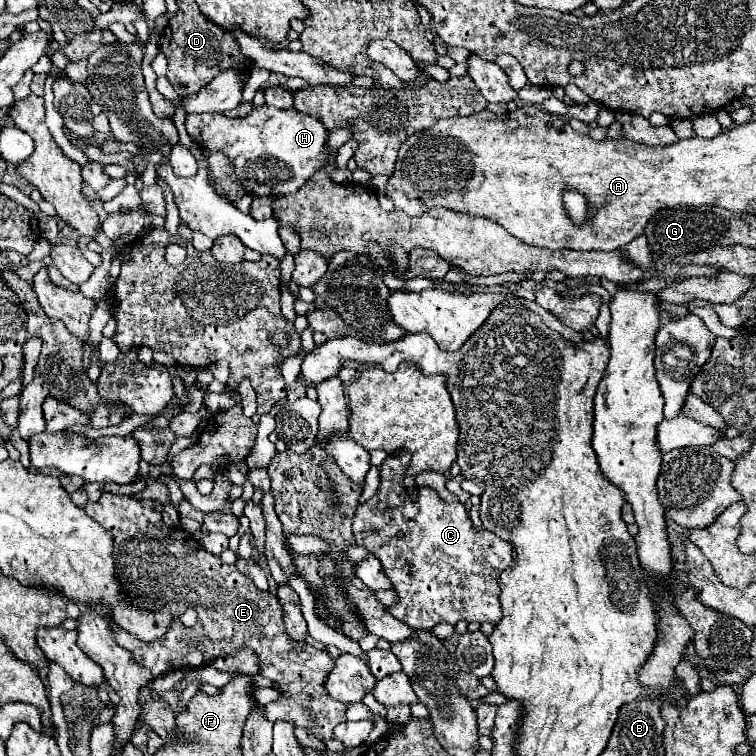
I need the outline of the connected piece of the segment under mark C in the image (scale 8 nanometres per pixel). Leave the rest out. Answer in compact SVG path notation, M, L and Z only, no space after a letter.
M410 454L388 456L380 468L380 490L366 504L356 508L352 534L356 546L372 552L384 566L392 582L398 606L386 610L412 628L432 630L440 622L500 622L500 586L498 576L512 562L512 548L494 532L476 530L464 504L448 504L432 492L418 488L418 500L412 502L400 484Z

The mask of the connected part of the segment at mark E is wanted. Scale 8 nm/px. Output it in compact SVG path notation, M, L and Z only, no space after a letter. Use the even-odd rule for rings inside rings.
M104 492L98 502L88 502L84 508L88 516L114 536L116 574L130 602L144 610L166 610L176 616L166 636L152 644L140 642L108 620L116 642L130 650L136 662L154 676L206 666L220 656L230 656L250 646L260 656L260 676L278 682L285 696L285 700L272 703L272 709L269 704L264 706L265 718L271 722L294 722L300 728L308 728L318 740L332 740L334 726L346 720L346 704L332 700L324 692L324 680L332 670L334 658L328 652L288 640L278 596L258 590L234 564L224 564L220 556L206 552L192 534L166 526L162 522L162 508L156 500L134 500L110 492ZM188 608L198 612L198 622L192 628L184 628L178 620Z

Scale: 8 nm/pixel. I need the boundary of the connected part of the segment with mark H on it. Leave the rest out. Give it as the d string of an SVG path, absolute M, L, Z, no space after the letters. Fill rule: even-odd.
M264 104L254 108L246 118L190 114L186 116L186 130L198 146L210 152L224 152L236 166L240 184L254 196L292 194L316 170L324 168L330 158L330 150L326 148L328 130L324 124L294 108L278 110Z

